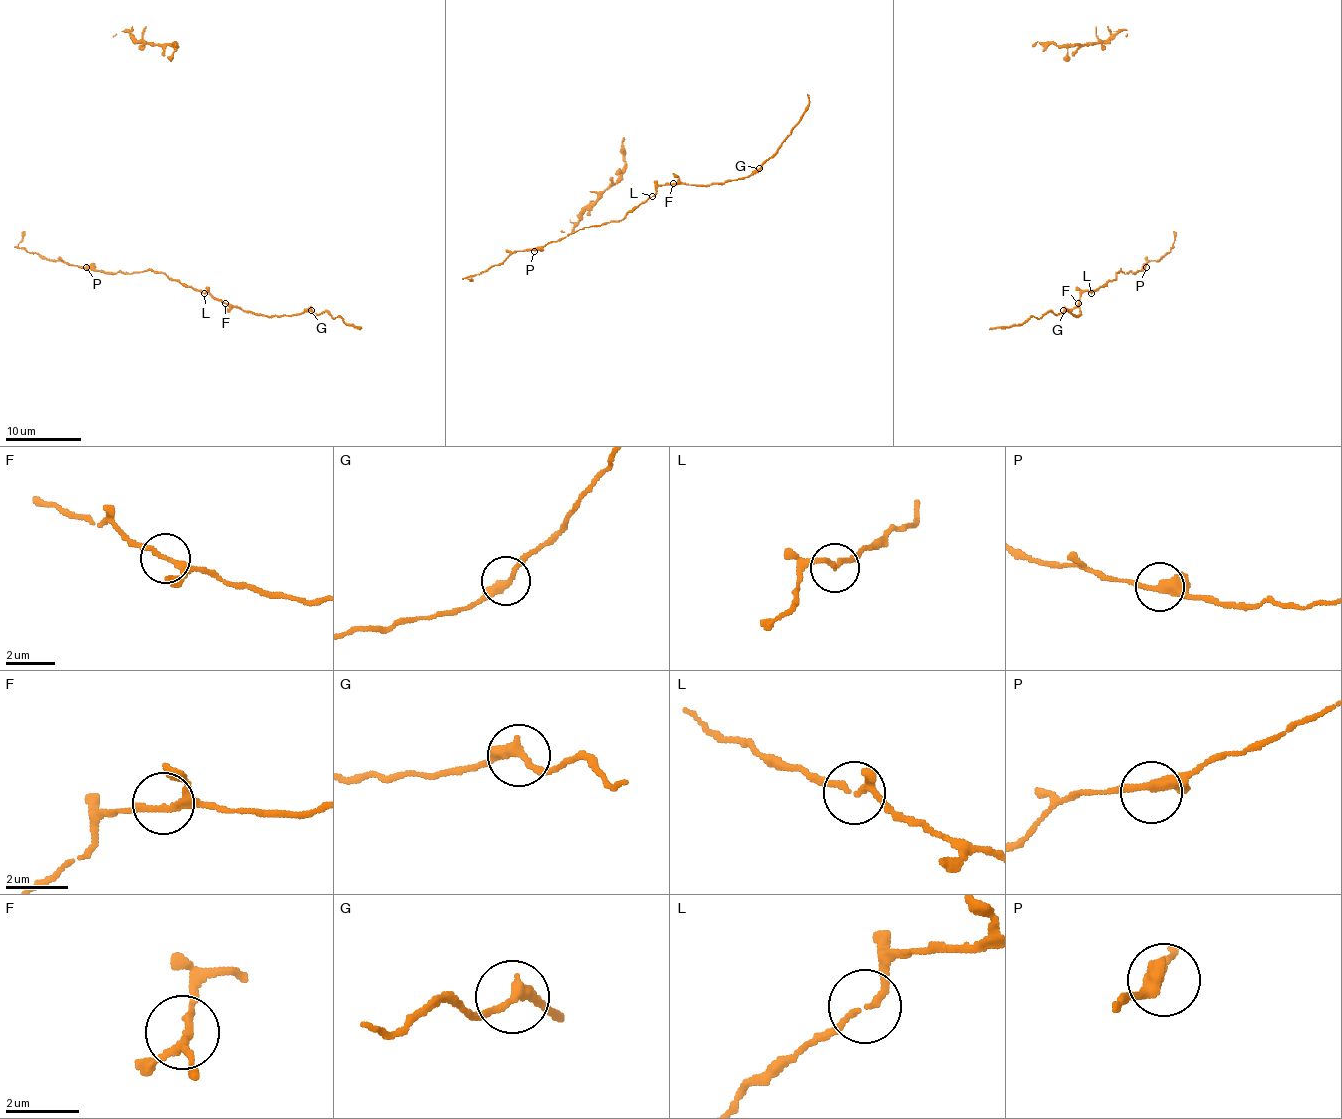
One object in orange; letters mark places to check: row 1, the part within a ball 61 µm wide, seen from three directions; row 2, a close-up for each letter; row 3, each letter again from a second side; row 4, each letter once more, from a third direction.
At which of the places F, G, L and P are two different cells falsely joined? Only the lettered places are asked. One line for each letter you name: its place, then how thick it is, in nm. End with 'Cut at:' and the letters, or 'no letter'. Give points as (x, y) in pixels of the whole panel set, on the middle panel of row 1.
Cut at: no letter

